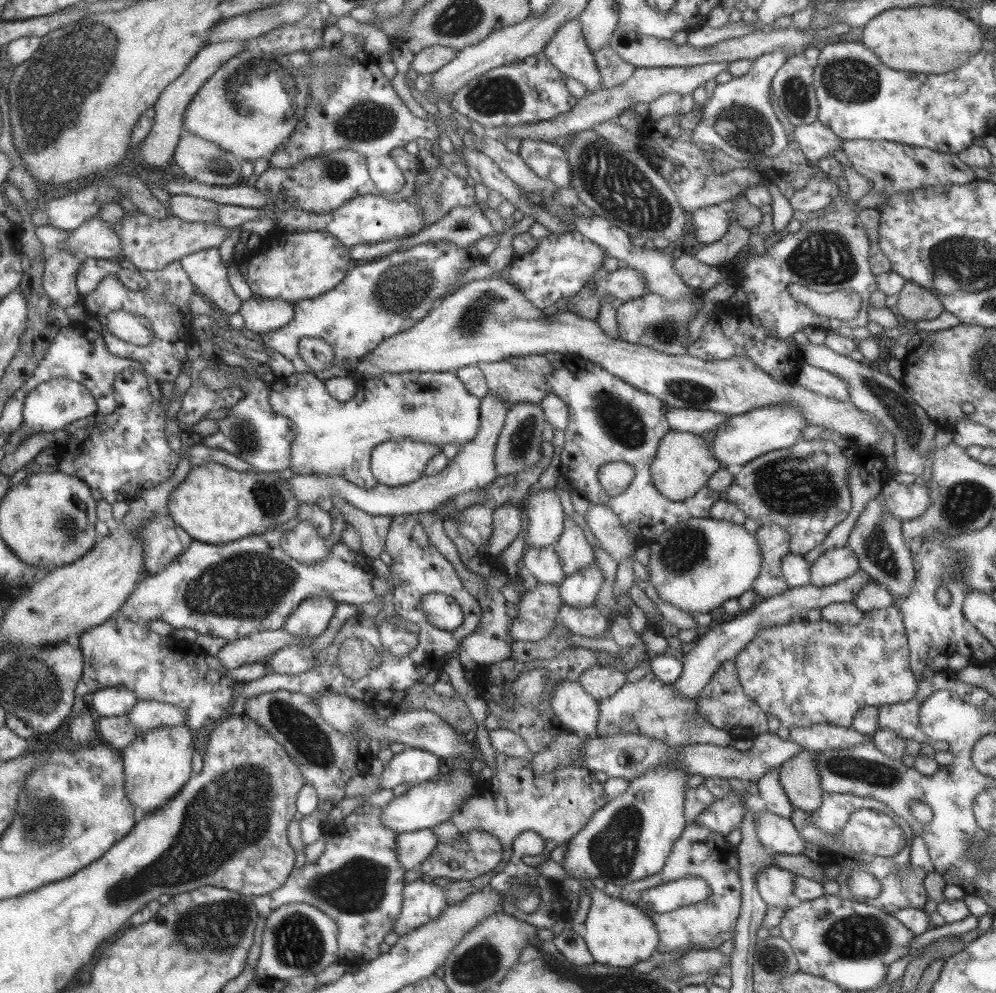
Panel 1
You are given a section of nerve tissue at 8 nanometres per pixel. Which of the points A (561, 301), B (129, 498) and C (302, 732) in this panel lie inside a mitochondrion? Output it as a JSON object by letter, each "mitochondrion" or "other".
{"A":"other","B":"other","C":"mitochondrion"}

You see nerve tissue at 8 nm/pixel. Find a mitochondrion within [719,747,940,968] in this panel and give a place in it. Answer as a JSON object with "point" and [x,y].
{"point":[860,934]}

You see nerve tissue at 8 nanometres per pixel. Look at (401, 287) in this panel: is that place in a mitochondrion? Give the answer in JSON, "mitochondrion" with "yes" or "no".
{"mitochondrion":"yes"}

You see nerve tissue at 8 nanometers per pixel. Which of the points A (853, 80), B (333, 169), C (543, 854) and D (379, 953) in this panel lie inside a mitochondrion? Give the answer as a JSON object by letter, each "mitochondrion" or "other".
{"A":"mitochondrion","B":"mitochondrion","C":"other","D":"other"}

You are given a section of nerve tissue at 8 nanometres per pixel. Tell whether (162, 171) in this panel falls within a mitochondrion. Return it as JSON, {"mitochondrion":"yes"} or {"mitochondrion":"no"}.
{"mitochondrion":"no"}

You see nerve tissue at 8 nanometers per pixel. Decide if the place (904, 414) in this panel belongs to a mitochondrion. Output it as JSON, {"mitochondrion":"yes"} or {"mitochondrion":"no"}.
{"mitochondrion":"yes"}

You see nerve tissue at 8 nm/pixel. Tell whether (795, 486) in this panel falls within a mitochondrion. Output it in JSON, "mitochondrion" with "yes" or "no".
{"mitochondrion":"yes"}

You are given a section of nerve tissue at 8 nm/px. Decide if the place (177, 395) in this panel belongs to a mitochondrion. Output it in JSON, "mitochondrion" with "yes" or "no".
{"mitochondrion":"no"}

